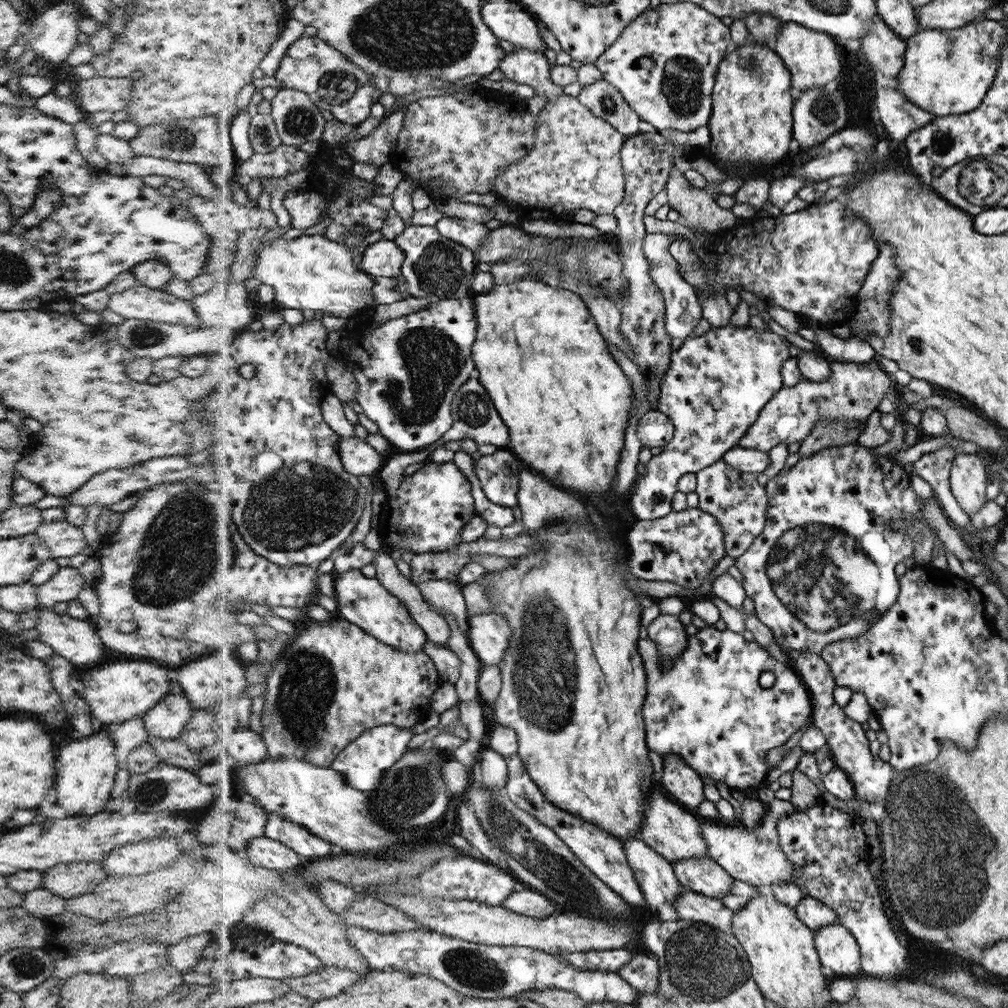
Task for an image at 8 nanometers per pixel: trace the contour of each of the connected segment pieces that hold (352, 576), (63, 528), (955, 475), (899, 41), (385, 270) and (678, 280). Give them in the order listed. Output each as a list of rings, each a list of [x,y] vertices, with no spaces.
[[[350,570],[345,574],[335,575],[334,581],[338,615],[360,625],[381,641],[394,645],[398,650],[408,652],[425,650],[428,641],[427,632],[412,616],[408,606],[394,596],[377,577],[368,578],[364,576],[362,570]]]
[[[66,519],[52,523],[43,520],[34,533],[42,544],[48,546],[54,559],[76,556],[87,544],[82,528],[70,524]]]
[[[958,454],[950,470],[950,488],[958,505],[974,515],[986,502],[988,472],[984,460],[977,454]]]
[[[878,13],[871,18],[869,32],[862,37],[861,51],[870,63],[876,66],[878,74],[898,78],[906,61],[907,41],[893,32]]]
[[[383,238],[367,247],[364,270],[374,276],[401,277],[406,258],[406,251],[400,244],[395,240]]]
[[[648,234],[644,238],[643,251],[645,257],[652,262],[650,276],[655,285],[660,287],[664,295],[664,305],[666,305],[666,331],[672,337],[672,350],[678,350],[682,346],[682,340],[692,336],[694,328],[702,320],[702,305],[696,296],[695,288],[683,279],[683,275],[678,270],[678,261],[672,256],[669,248],[675,244],[670,242],[670,236],[666,234]]]

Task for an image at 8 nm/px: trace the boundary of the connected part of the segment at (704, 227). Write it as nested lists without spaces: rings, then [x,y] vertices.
[[[676,165],[670,167],[665,191],[670,208],[677,210],[680,220],[695,232],[716,234],[736,229],[738,218],[730,209],[720,207],[706,189],[696,188]]]

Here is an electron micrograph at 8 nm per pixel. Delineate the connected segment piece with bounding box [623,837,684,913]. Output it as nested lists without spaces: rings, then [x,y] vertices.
[[[630,837],[623,844],[629,866],[645,894],[647,908],[658,913],[664,902],[674,906],[684,887],[677,879],[673,864],[641,838]]]

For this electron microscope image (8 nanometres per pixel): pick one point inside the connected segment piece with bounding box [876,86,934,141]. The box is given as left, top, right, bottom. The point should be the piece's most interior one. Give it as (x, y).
(900, 118)

